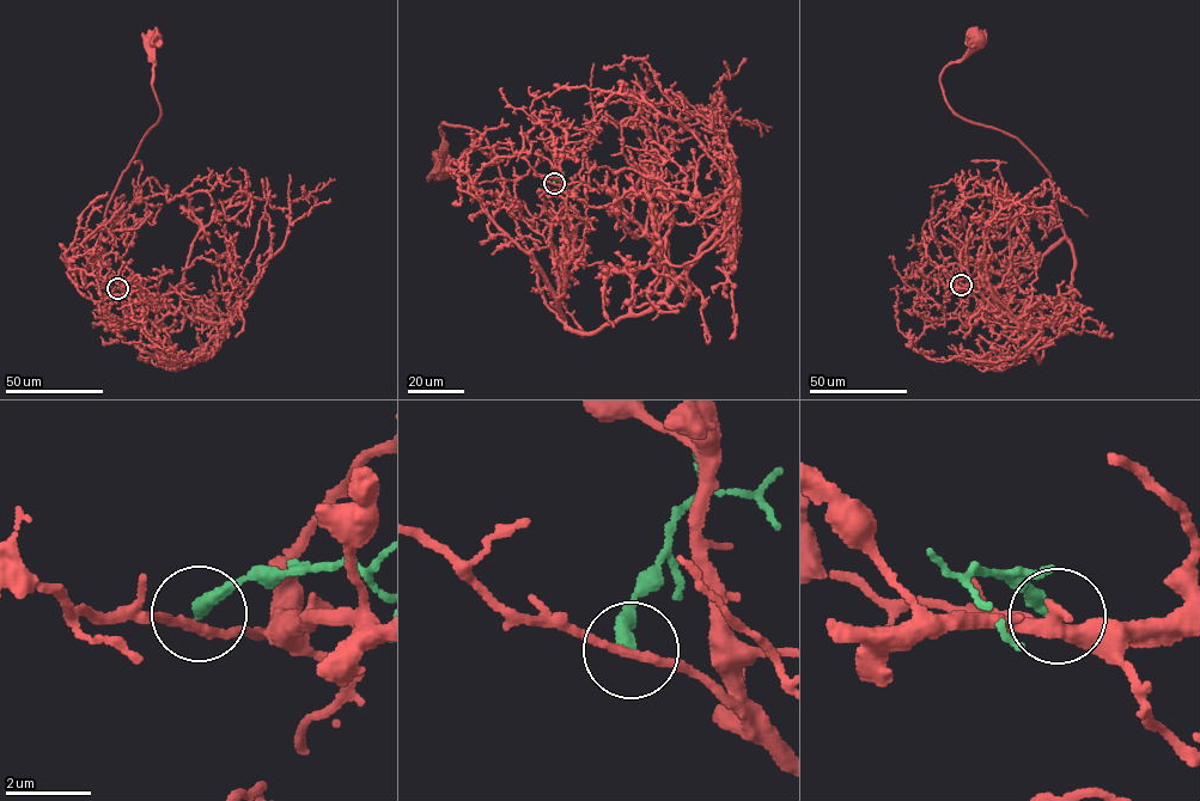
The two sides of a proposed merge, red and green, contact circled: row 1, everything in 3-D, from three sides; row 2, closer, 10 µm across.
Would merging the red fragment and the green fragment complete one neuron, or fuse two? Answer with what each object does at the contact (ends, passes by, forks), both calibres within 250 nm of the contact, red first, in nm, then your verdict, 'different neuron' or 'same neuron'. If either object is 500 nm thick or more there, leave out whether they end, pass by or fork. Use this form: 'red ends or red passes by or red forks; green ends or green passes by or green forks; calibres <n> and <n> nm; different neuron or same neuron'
red passes by; green ends; calibres 190 and 380 nm; different neuron

